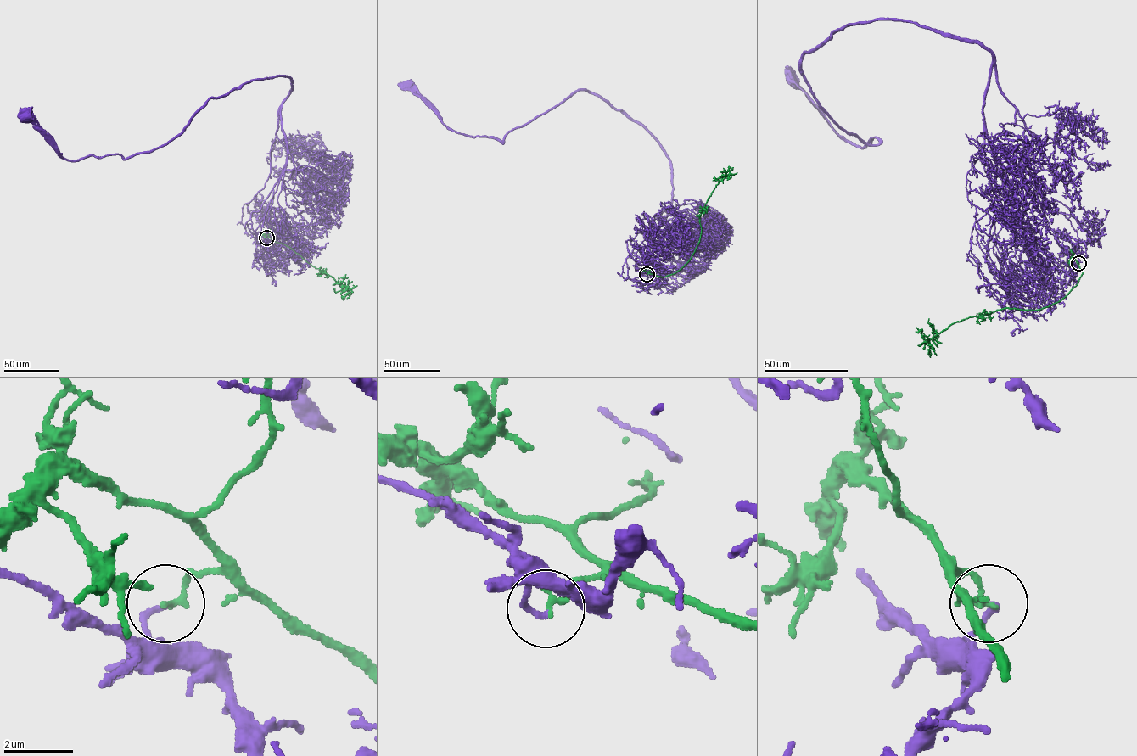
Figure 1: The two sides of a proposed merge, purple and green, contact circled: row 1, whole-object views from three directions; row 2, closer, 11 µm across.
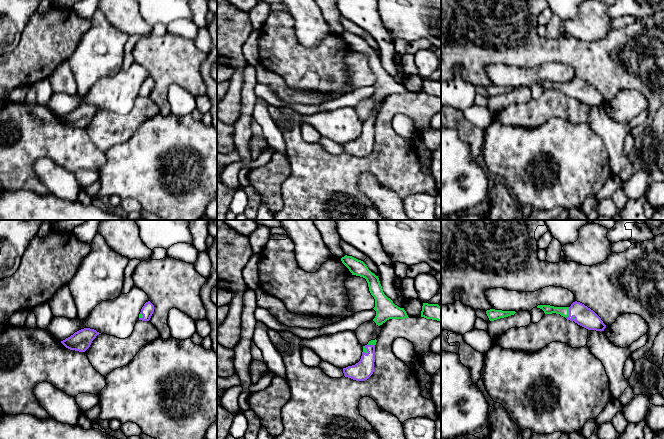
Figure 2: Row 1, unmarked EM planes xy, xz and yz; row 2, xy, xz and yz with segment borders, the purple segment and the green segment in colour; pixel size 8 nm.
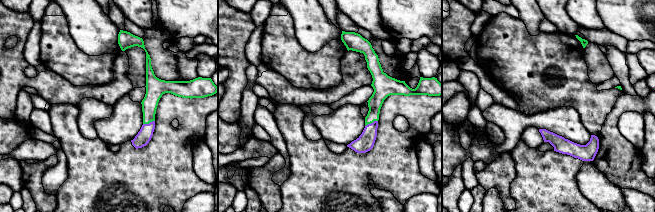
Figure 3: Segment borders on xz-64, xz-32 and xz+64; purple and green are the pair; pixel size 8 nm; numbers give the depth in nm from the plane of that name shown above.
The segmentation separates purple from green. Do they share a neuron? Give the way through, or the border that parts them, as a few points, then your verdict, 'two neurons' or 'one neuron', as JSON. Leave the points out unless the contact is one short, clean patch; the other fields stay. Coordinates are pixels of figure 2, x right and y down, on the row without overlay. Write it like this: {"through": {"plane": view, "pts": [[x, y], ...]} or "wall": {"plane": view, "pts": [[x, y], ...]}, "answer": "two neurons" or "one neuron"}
{"answer": "two neurons"}

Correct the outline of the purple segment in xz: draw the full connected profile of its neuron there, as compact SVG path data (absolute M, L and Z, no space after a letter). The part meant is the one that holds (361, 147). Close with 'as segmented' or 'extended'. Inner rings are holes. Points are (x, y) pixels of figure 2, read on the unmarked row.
M365 121L365 124L368 129L366 130L365 128L362 128L361 135L358 139L343 144L345 153L356 157L365 157L373 150L375 138L375 121Z; as segmented

